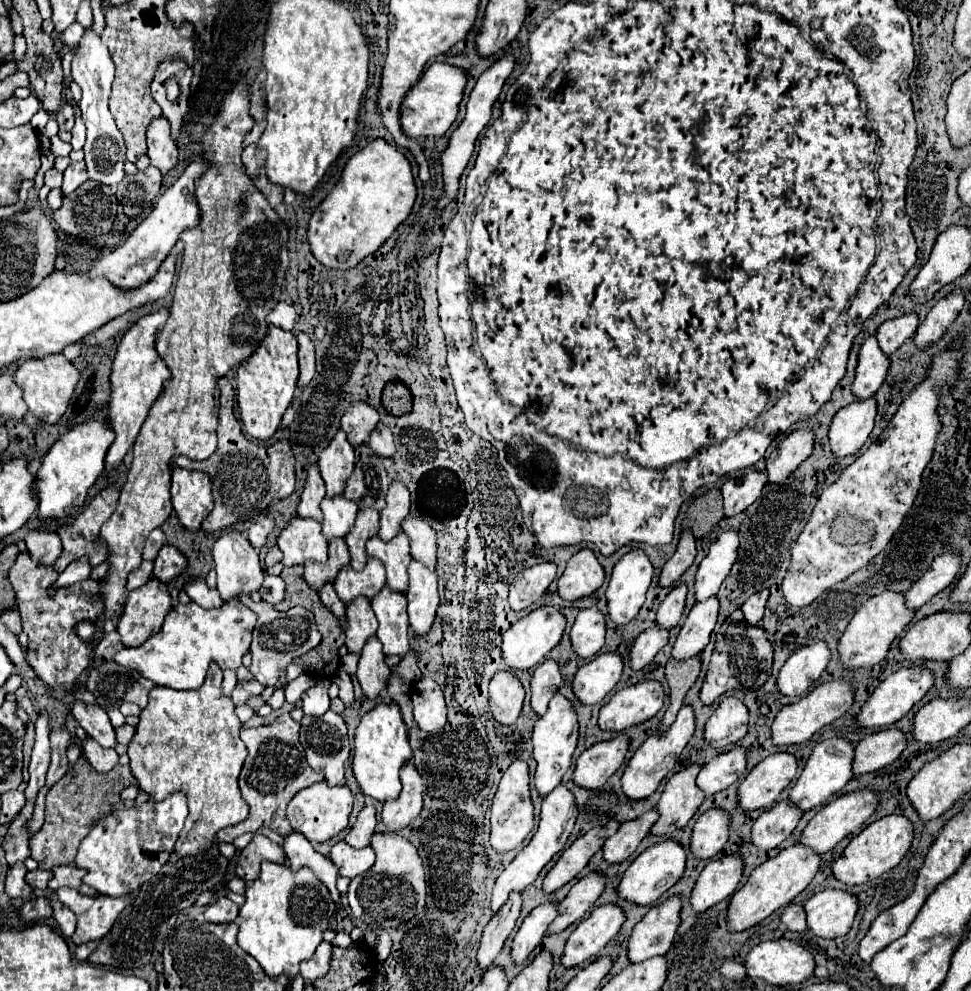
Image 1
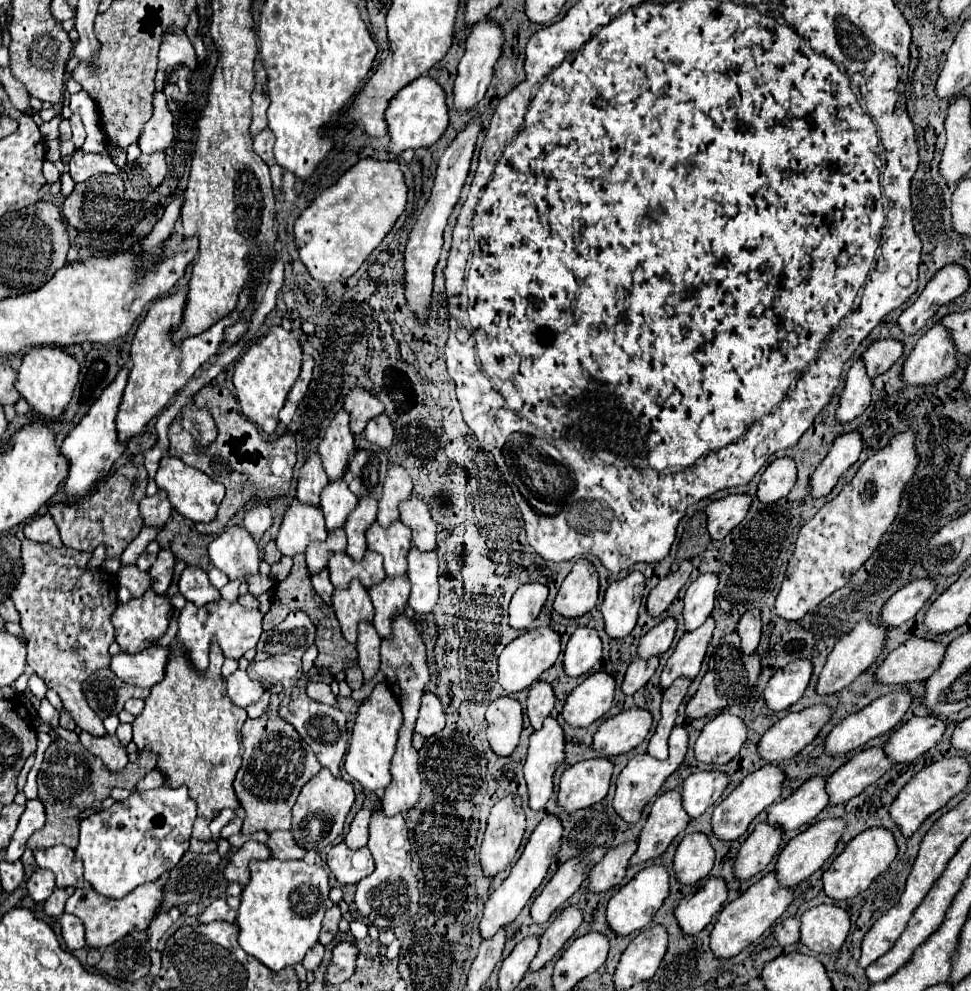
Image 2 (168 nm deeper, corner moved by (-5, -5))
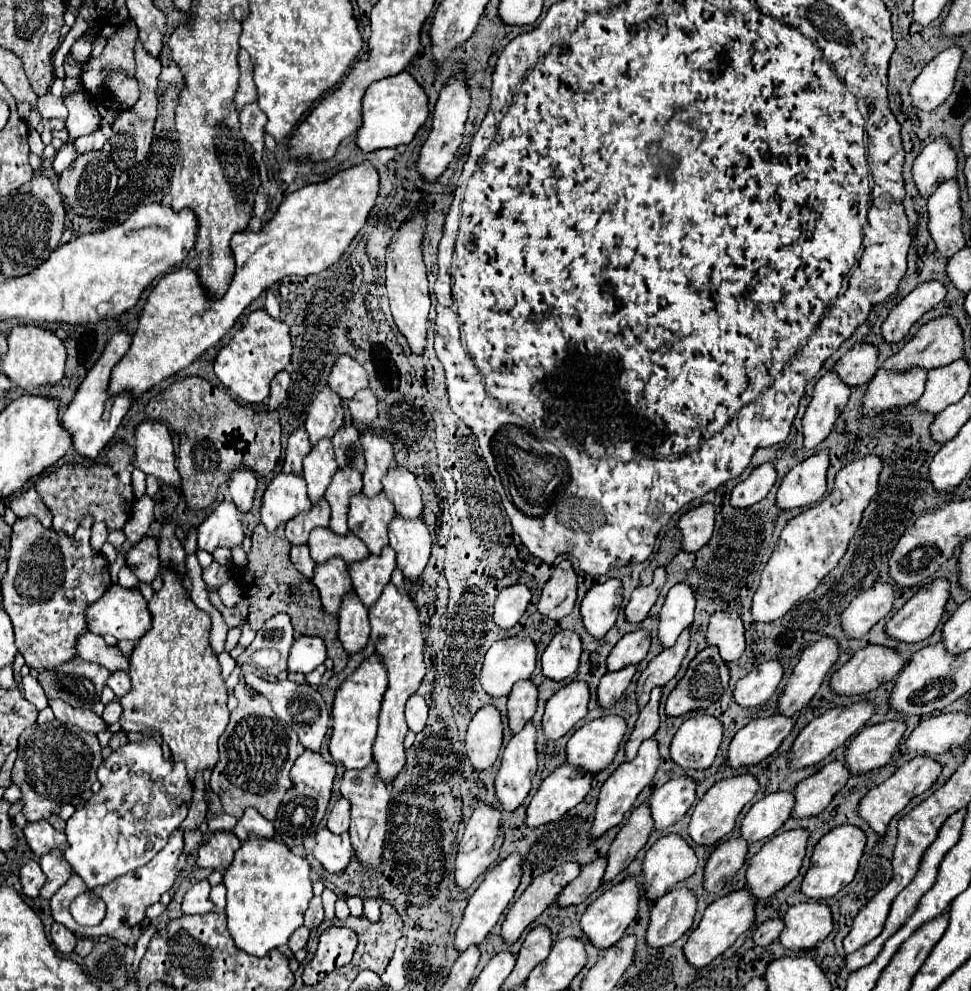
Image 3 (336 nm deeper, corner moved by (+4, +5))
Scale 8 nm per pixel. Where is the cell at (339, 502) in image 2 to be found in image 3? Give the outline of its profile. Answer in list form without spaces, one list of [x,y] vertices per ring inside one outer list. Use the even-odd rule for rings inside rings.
[[[322,439],[316,445],[312,445],[310,453],[304,457],[304,479],[308,485],[308,499],[312,503],[318,503],[324,495],[328,481],[332,479],[332,473],[338,469],[334,459],[334,449],[330,439]]]

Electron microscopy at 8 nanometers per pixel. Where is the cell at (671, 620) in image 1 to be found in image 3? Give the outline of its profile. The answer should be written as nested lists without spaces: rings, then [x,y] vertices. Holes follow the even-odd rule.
[[[638,629],[634,633],[624,635],[606,659],[608,671],[620,671],[628,665],[638,665],[646,657],[648,647],[650,647],[650,633],[648,631]]]

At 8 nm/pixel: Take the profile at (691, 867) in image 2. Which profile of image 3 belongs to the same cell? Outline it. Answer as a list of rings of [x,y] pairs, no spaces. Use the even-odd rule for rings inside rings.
[[[666,835],[658,839],[646,853],[642,863],[642,885],[646,889],[648,903],[656,903],[678,881],[690,877],[696,871],[696,855],[692,847],[678,835]]]

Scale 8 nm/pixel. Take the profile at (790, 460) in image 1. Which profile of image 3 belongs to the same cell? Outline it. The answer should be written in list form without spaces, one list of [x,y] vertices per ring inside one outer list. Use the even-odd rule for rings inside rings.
[[[764,463],[764,465],[756,467],[746,481],[738,483],[732,489],[730,505],[736,509],[746,509],[746,507],[762,501],[768,495],[768,491],[772,489],[774,481],[776,481],[776,471],[774,471],[772,463]]]

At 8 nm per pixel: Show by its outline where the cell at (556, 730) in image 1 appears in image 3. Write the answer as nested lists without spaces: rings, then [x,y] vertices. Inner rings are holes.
[[[532,723],[516,733],[502,753],[502,765],[496,773],[494,789],[504,811],[518,809],[530,793],[536,773],[536,729]]]

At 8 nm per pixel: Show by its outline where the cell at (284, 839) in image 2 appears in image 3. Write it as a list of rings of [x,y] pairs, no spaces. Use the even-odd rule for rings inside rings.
[[[248,807],[248,809],[244,811],[244,815],[238,819],[238,823],[236,823],[236,827],[232,829],[232,833],[234,833],[236,837],[240,837],[240,841],[246,841],[248,833],[256,833],[258,837],[270,839],[270,837],[274,837],[274,825],[272,825],[272,821],[264,819],[256,809]]]

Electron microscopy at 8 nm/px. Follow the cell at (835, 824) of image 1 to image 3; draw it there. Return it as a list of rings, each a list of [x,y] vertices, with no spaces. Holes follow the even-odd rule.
[[[794,829],[794,831],[784,831],[784,833],[772,837],[770,841],[764,843],[760,853],[756,853],[752,857],[752,861],[748,865],[748,871],[746,871],[748,889],[752,891],[752,895],[756,899],[772,897],[776,891],[786,887],[798,875],[802,859],[804,859],[804,853],[806,853],[806,841],[808,841],[808,831]]]

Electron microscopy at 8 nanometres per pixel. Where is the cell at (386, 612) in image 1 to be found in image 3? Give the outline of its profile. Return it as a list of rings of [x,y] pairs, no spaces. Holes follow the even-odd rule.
[[[384,547],[380,555],[368,555],[366,559],[348,565],[354,591],[366,607],[372,607],[372,603],[380,597],[394,567],[396,553],[392,553],[392,547]]]

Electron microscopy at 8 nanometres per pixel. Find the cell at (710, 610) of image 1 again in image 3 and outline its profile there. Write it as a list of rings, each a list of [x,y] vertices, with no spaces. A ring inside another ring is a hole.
[[[686,629],[684,633],[680,633],[678,641],[664,649],[660,655],[656,655],[648,667],[642,671],[640,679],[638,679],[638,687],[636,687],[636,695],[638,695],[638,709],[644,709],[644,705],[650,699],[650,691],[654,687],[664,687],[680,669],[680,663],[688,651],[688,643],[690,643],[690,631]]]

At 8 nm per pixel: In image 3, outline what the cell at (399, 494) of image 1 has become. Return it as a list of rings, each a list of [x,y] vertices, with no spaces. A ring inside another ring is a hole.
[[[364,431],[360,435],[360,443],[364,447],[364,459],[366,459],[366,469],[362,473],[362,479],[364,479],[362,493],[366,497],[374,497],[376,493],[382,491],[380,479],[384,477],[388,465],[392,465],[394,461],[392,445],[388,443],[386,437],[372,431]]]

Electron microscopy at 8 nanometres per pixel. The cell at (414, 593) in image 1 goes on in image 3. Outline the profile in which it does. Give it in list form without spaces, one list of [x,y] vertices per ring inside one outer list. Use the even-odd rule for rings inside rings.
[[[396,515],[388,525],[388,537],[390,547],[396,551],[396,561],[404,577],[416,581],[428,563],[432,545],[432,537],[424,525],[424,519],[406,519],[402,515]]]

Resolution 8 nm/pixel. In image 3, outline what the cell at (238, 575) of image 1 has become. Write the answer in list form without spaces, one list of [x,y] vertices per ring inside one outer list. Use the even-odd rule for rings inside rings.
[[[230,499],[216,501],[206,519],[198,525],[198,549],[212,553],[216,547],[242,545],[244,531],[238,519],[238,509]]]

